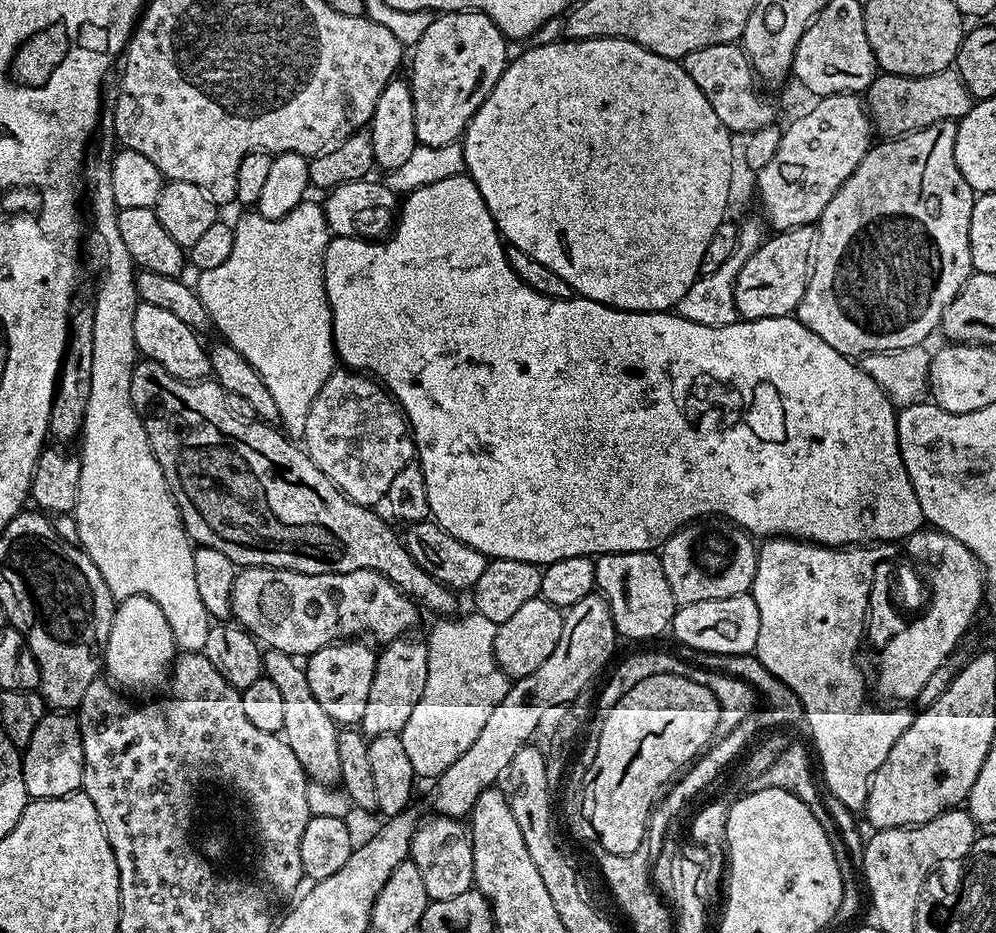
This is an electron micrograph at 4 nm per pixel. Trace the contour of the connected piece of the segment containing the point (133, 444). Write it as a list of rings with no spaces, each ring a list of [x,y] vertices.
[[[112,236],[112,240],[99,239],[98,248],[104,251],[104,273],[101,274],[100,285],[96,288],[96,302],[93,307],[93,378],[82,431],[84,445],[78,449],[80,485],[74,515],[78,522],[79,547],[92,559],[94,566],[98,566],[98,574],[102,574],[106,586],[110,586],[113,598],[122,601],[128,596],[145,596],[158,602],[162,614],[166,614],[166,622],[170,622],[177,649],[183,652],[203,652],[206,634],[211,630],[213,621],[206,606],[202,606],[202,598],[194,582],[194,545],[184,531],[180,511],[176,509],[176,503],[162,474],[162,466],[158,466],[154,458],[144,421],[130,402],[130,378],[138,362],[134,342],[134,314],[136,307],[141,304],[136,289],[138,265],[133,262],[130,250],[126,250],[126,242],[122,242],[122,236]]]

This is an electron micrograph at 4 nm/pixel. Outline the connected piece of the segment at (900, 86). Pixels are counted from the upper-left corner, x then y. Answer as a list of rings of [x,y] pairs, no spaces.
[[[954,70],[930,74],[929,76],[893,76],[891,74],[877,75],[866,93],[866,107],[872,127],[881,137],[895,138],[904,136],[907,132],[917,132],[926,126],[934,126],[934,122],[943,120],[961,120],[971,110],[974,98],[966,90],[962,78]]]

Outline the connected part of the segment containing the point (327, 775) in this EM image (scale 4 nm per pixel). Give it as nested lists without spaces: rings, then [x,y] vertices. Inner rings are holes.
[[[271,650],[263,653],[264,666],[263,675],[274,686],[278,686],[282,693],[284,712],[282,726],[284,727],[282,738],[294,750],[294,758],[302,762],[304,772],[313,784],[336,786],[340,782],[340,771],[338,770],[338,725],[318,706],[318,698],[314,698],[310,691],[310,682],[306,682],[301,661],[295,656],[287,656],[284,652],[273,652]]]

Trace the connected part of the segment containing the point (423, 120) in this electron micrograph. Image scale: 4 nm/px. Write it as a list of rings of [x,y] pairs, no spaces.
[[[465,10],[437,15],[410,52],[417,144],[446,146],[464,135],[478,106],[494,90],[510,59],[509,41],[489,16]]]

